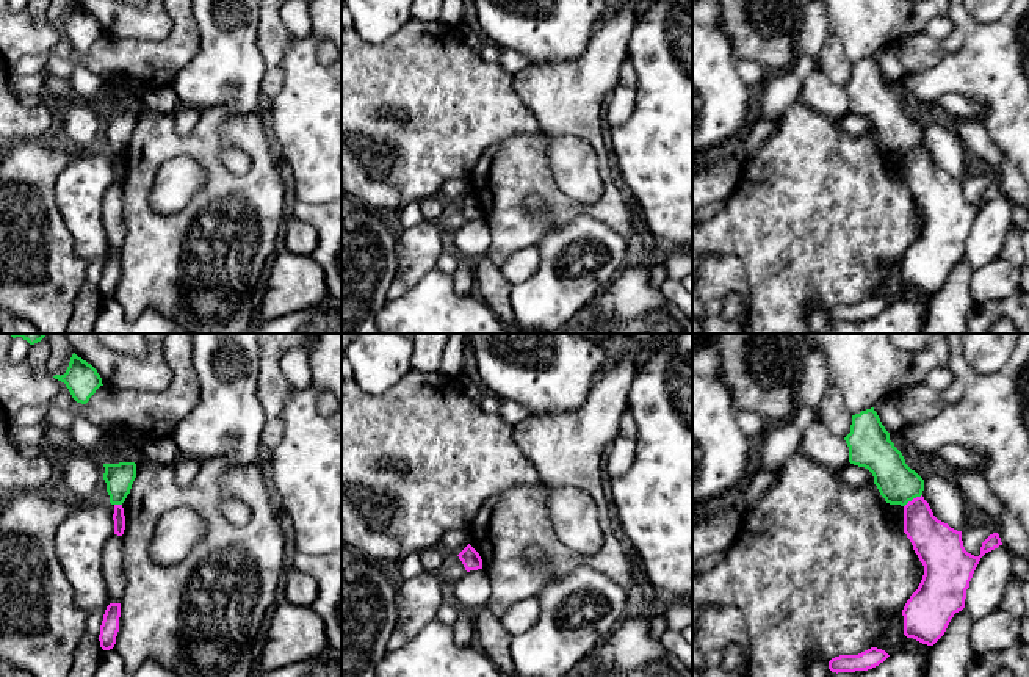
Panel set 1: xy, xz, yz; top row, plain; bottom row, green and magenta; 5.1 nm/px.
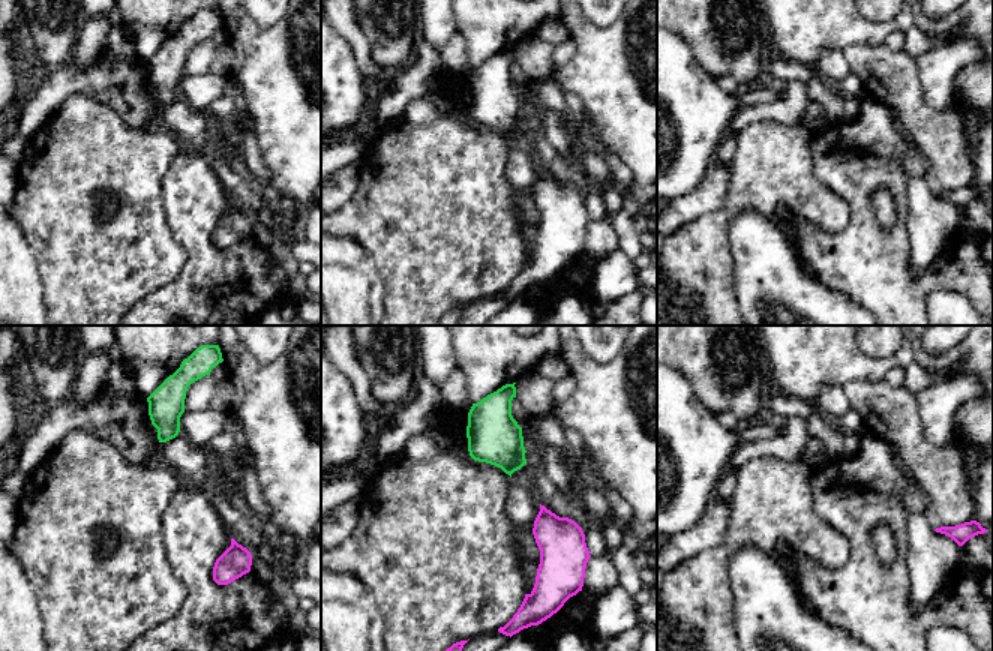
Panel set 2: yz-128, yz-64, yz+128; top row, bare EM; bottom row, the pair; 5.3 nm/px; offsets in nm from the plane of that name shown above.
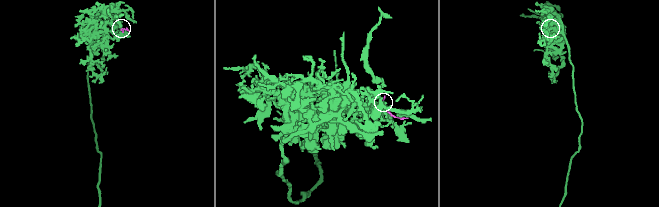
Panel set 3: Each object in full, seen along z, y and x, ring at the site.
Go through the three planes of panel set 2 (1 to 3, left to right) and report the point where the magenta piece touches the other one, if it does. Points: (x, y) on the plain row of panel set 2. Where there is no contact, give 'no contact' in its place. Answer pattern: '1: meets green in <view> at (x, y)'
1: no contact
2: no contact
3: no contact

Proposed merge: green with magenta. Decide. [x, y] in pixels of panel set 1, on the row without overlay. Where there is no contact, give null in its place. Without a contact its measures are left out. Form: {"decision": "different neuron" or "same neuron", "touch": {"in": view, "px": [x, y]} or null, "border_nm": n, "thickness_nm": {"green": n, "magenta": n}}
{"decision": "different neuron", "touch": {"in": "yz", "px": [912, 148]}, "border_nm": 120, "thickness_nm": {"green": 200, "magenta": 220}}

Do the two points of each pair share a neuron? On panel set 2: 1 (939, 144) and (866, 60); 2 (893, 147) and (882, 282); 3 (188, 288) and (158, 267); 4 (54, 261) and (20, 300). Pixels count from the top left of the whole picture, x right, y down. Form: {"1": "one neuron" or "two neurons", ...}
{"1": "one neuron", "2": "one neuron", "3": "two neurons", "4": "two neurons"}

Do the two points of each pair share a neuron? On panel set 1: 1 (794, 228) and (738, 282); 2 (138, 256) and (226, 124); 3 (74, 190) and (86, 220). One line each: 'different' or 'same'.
1: different
2: same
3: same

